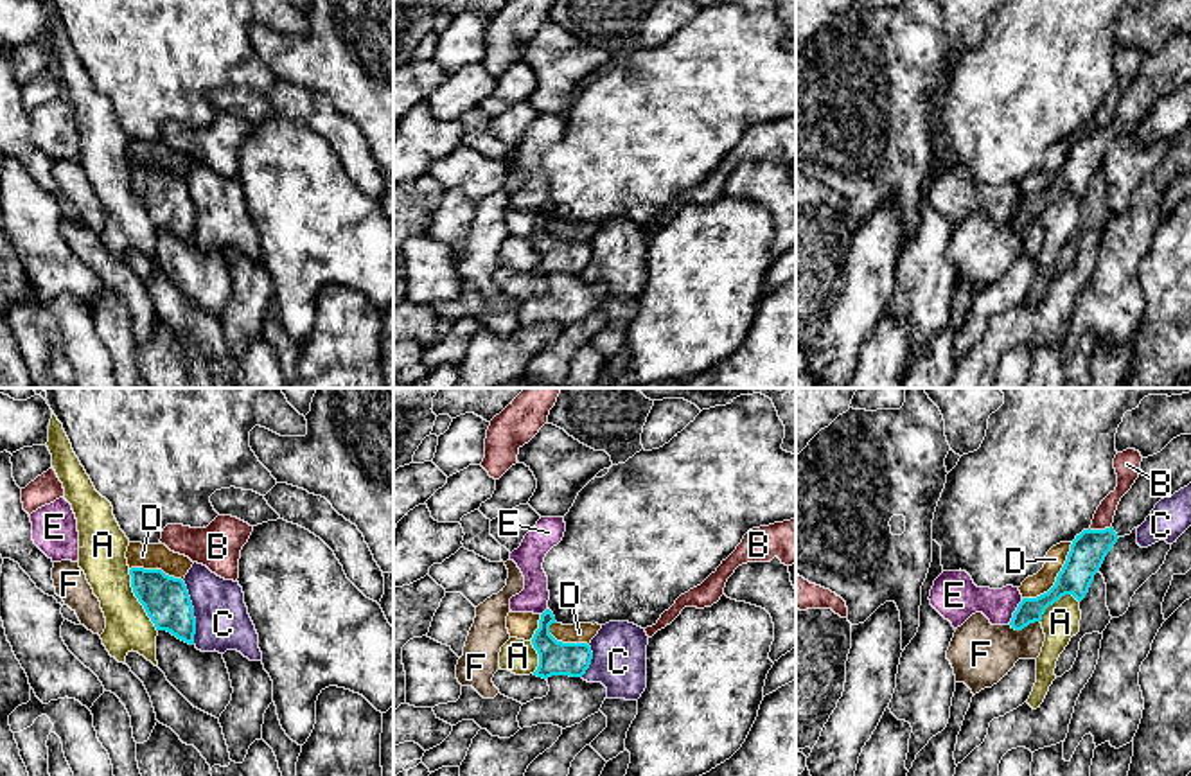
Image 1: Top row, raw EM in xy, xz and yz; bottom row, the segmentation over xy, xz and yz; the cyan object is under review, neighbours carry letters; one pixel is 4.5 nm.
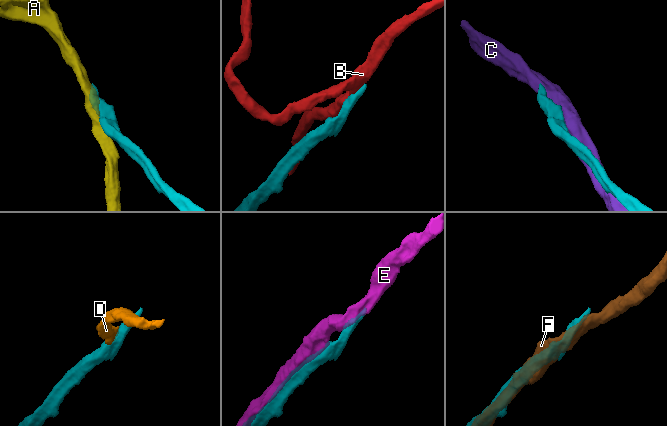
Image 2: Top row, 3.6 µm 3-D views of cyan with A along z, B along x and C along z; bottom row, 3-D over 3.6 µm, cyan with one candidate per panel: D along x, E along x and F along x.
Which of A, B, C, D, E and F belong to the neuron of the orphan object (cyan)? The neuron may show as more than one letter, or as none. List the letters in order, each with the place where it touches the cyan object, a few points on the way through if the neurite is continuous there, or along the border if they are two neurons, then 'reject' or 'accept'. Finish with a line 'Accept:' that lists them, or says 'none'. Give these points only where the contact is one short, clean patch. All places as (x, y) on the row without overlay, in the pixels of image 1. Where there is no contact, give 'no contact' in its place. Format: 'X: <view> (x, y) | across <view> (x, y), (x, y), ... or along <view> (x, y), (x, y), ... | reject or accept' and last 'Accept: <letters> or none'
A: xy (139, 198) | reject
B: yz (1100, 128) | reject
C: xy (193, 211) | reject
D: yz (1057, 176) | along yz (1073, 141), (1057, 178), (1046, 189), (1023, 196) | reject
E: yz (1015, 209) | reject
F: yz (1023, 225) | reject
Accept: none

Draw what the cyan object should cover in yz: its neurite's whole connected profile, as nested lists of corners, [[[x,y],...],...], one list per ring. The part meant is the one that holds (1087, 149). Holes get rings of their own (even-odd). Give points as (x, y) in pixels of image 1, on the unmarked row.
[[[1180,32],[1160,50],[1142,56],[1139,75],[1121,95],[1112,124],[1105,128],[1089,126],[1076,133],[1054,183],[1037,196],[1022,196],[1010,219],[1011,226],[1022,228],[1029,221],[1040,219],[1045,207],[1065,192],[1081,199],[1117,137],[1130,133],[1160,97],[1173,93],[1189,81],[1191,32]]]

